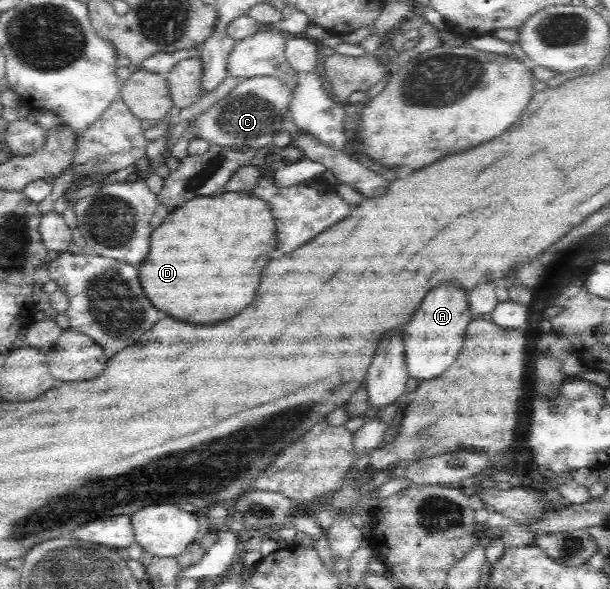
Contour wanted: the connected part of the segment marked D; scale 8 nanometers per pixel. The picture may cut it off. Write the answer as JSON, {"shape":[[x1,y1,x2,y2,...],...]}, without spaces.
{"shape":[[244,192,202,196,176,207,161,224,152,233,150,255,140,269,142,289,156,309,166,311,174,319,208,325,224,321,248,307,260,285,262,269,268,265,266,253,270,253,278,239,268,202]]}

